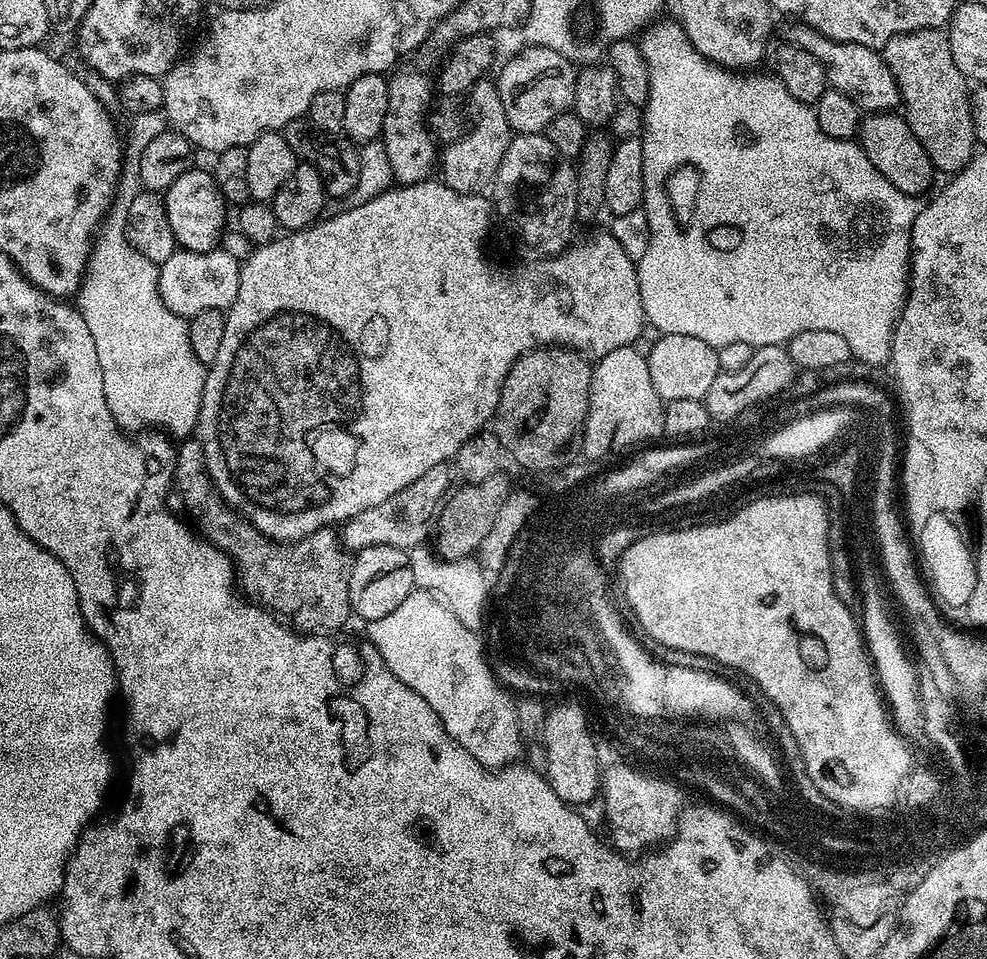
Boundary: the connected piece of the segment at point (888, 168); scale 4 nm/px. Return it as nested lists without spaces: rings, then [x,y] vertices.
[[[895,111],[865,115],[860,121],[858,143],[860,149],[866,154],[866,158],[874,162],[874,170],[878,170],[878,174],[882,174],[886,182],[898,186],[902,194],[920,198],[923,197],[923,192],[931,186],[932,176],[934,177],[932,159],[926,154],[922,142],[914,138],[914,130],[910,130],[903,115]]]

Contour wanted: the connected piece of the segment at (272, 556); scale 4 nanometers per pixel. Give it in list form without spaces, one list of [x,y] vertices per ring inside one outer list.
[[[196,438],[179,441],[172,488],[192,515],[195,531],[232,560],[239,587],[247,599],[276,613],[300,634],[336,634],[348,616],[353,615],[350,606],[353,557],[342,547],[335,527],[320,528],[295,542],[271,540],[239,512],[229,509],[212,484],[204,461],[204,448]]]

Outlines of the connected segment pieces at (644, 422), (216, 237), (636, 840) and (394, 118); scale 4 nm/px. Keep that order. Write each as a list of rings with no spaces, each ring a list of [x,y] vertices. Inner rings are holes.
[[[629,346],[610,350],[610,354],[595,361],[586,414],[588,435],[582,445],[586,459],[604,462],[611,452],[624,452],[664,436],[665,402],[654,390],[647,355],[638,349]]]
[[[199,166],[189,168],[186,174],[182,174],[182,178],[177,178],[174,183],[168,187],[168,191],[163,193],[164,205],[166,206],[166,218],[170,218],[170,230],[174,230],[174,238],[177,245],[186,252],[211,252],[217,247],[216,244],[220,240],[220,235],[224,232],[224,219],[230,211],[229,205],[226,203],[224,196],[220,193],[220,188],[216,185],[211,171],[204,172]]]
[[[628,762],[612,764],[609,768],[607,765],[603,769],[602,800],[604,796],[604,804],[608,807],[606,820],[624,824],[624,846],[621,852],[640,854],[663,845],[676,835],[676,822],[682,811],[679,790],[671,779],[650,778]]]
[[[400,68],[387,77],[388,105],[382,143],[390,158],[392,179],[397,185],[417,184],[429,179],[438,168],[438,147],[429,127],[430,105],[433,103],[434,80],[420,68]]]

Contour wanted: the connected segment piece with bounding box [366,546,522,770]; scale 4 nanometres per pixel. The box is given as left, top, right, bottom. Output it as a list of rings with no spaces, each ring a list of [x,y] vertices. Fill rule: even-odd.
[[[421,546],[411,549],[410,552],[417,585],[421,589],[424,587],[429,588],[432,592],[437,592],[454,611],[460,612],[461,621],[442,601],[435,600],[430,593],[414,590],[408,595],[406,602],[402,602],[402,606],[398,606],[398,610],[394,610],[394,614],[386,614],[386,618],[381,620],[367,621],[367,639],[376,647],[389,670],[399,680],[406,682],[406,686],[410,686],[410,690],[414,690],[418,694],[422,694],[422,698],[426,698],[426,702],[434,710],[434,714],[438,714],[446,734],[450,734],[450,738],[454,738],[454,742],[458,742],[458,746],[462,746],[462,750],[470,753],[482,766],[493,770],[517,763],[521,759],[520,744],[522,744],[517,705],[514,700],[512,704],[510,698],[512,696],[509,695],[506,688],[494,682],[494,674],[491,672],[485,645],[483,643],[480,645],[479,638],[464,625],[478,623],[480,611],[483,613],[489,603],[489,581],[486,579],[486,572],[477,561],[475,564],[475,559],[472,558],[445,559],[440,562],[444,564],[436,564],[437,557],[431,551],[428,553],[426,549],[427,547]]]

